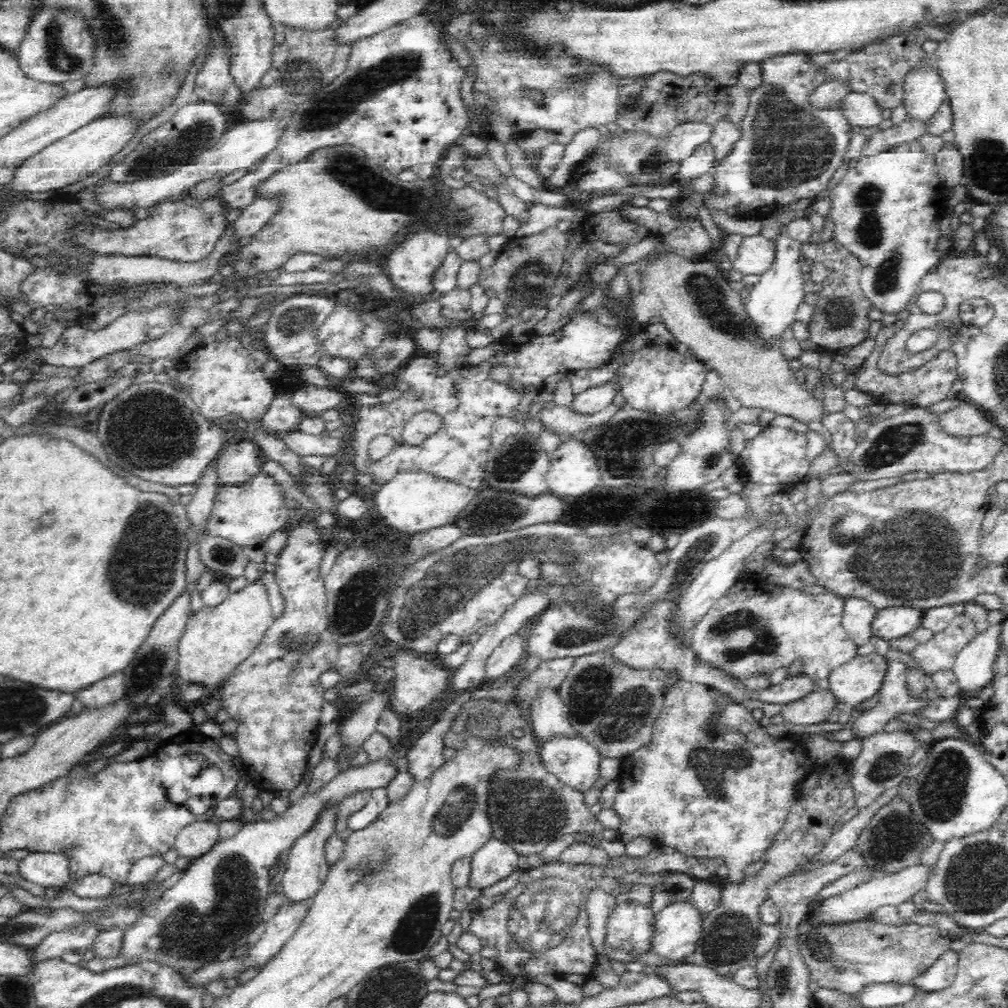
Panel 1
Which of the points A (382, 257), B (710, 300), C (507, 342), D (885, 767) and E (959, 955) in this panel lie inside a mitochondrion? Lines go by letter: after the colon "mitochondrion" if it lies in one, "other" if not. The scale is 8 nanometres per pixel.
A: other
B: mitochondrion
C: other
D: mitochondrion
E: other

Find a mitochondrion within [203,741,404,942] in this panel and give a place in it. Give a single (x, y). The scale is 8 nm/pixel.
(376, 861)

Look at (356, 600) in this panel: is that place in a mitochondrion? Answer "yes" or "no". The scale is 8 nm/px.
yes

